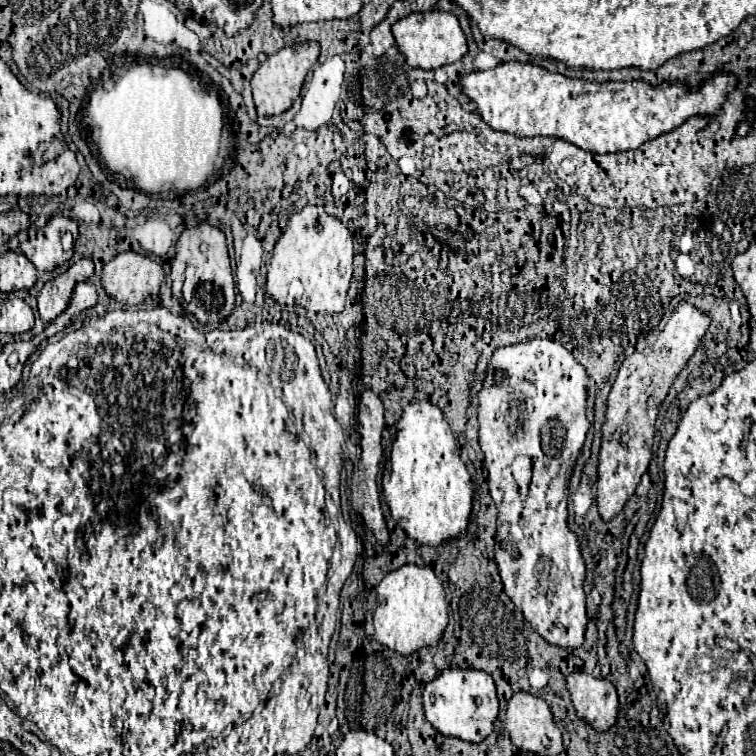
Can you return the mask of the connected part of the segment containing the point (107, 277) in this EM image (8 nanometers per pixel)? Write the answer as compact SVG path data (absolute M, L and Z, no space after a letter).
M122 252L104 266L100 282L116 302L134 306L144 302L146 296L158 294L164 282L164 270L146 254Z

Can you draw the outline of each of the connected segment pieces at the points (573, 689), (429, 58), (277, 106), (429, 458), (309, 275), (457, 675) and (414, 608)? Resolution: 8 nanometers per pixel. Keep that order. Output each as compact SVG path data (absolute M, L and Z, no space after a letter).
M574 672L566 678L576 714L588 720L598 732L608 730L618 714L618 696L614 684L602 676Z
M430 10L430 12L418 12L418 14L410 14L406 18L400 18L392 26L392 36L396 40L396 48L400 50L400 54L406 58L408 66L412 66L412 68L434 70L444 64L452 64L452 62L460 60L468 52L466 38L458 24L458 18L450 12Z
M302 42L302 44L294 44L290 48L284 48L284 50L276 52L274 56L268 56L266 62L260 64L260 68L254 72L254 76L250 80L258 116L282 114L284 110L288 110L292 106L292 102L300 96L300 88L304 84L308 70L318 60L318 54L320 54L318 42Z
M416 400L404 406L396 422L390 474L382 478L382 494L398 526L420 544L438 546L466 530L474 494L472 480L460 458L452 428L436 404Z
M306 204L300 212L288 218L288 224L278 238L268 266L266 292L280 302L304 306L310 312L342 312L346 290L352 278L352 234L324 206Z
M446 668L424 688L426 720L444 736L454 736L468 742L482 742L498 716L496 686L490 674L474 668Z
M404 564L388 572L376 588L378 606L374 610L374 640L396 650L410 654L422 646L434 646L448 626L448 606L444 586L430 566Z

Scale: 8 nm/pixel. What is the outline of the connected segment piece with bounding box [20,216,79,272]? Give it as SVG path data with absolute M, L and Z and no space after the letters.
M54 216L44 228L36 232L34 238L22 242L20 250L40 272L50 272L66 262L66 252L62 250L60 238L67 232L72 233L74 239L77 239L77 223L66 216Z

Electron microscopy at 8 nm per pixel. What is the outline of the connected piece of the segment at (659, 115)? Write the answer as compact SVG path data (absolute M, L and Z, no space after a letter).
M502 62L496 68L484 70L484 72L470 72L460 76L460 90L476 104L476 114L494 130L508 132L520 138L534 138L534 136L550 136L550 138L562 138L570 144L576 144L578 148L596 152L596 154L608 154L608 152L622 152L632 150L644 144L646 140L654 140L660 134L666 134L690 116L698 114L714 114L726 100L726 94L736 86L734 76L718 74L714 80L708 80L702 84L698 92L690 92L686 86L680 84L660 84L650 88L648 84L636 82L606 82L606 84L594 84L584 80L568 80L562 74L550 74L544 68L538 68L534 64L522 64L522 62Z

